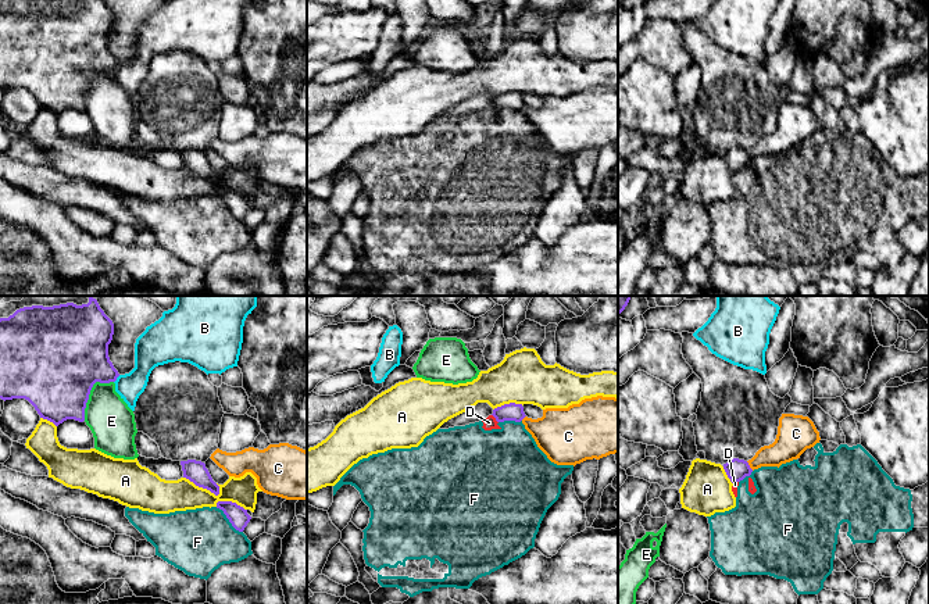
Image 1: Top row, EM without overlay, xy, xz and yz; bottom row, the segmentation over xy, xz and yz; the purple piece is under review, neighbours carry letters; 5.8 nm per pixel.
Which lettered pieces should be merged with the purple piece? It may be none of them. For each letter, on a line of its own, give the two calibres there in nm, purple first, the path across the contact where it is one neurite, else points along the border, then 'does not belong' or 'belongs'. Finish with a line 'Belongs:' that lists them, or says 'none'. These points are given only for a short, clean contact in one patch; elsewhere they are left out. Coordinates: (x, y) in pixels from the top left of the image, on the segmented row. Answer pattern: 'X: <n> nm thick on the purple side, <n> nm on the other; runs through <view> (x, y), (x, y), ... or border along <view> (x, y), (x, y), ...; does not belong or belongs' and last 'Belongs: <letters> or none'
A: 120 nm thick on the purple side, 200 nm on the other; does not belong
B: 340 nm thick on the purple side, 180 nm on the other; border along xy (120, 375), (114, 382); does not belong
C: 130 nm thick on the purple side, 160 nm on the other; does not belong
D: 100 nm thick on the purple side, 70 nm on the other; border along xz (492, 414), (497, 422); does not belong
E: 480 nm thick on the purple side, 260 nm on the other; does not belong
F: 120 nm thick on the purple side, 380 nm on the other; does not belong
Belongs: none

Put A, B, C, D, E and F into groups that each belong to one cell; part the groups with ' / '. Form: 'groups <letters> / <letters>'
groups A / B / C / D F / E

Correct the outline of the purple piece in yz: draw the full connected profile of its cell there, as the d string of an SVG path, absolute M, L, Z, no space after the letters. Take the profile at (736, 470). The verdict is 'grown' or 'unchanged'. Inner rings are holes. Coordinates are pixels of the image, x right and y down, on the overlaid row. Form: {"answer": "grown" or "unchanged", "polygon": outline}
{"answer": "unchanged", "polygon": "M739 458L729 460L726 464L723 464L723 469L732 483L743 480L753 472L748 462Z"}

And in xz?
{"answer": "unchanged", "polygon": "M515 403L504 404L501 407L494 408L492 415L496 418L497 422L521 422L526 417L522 404Z"}

